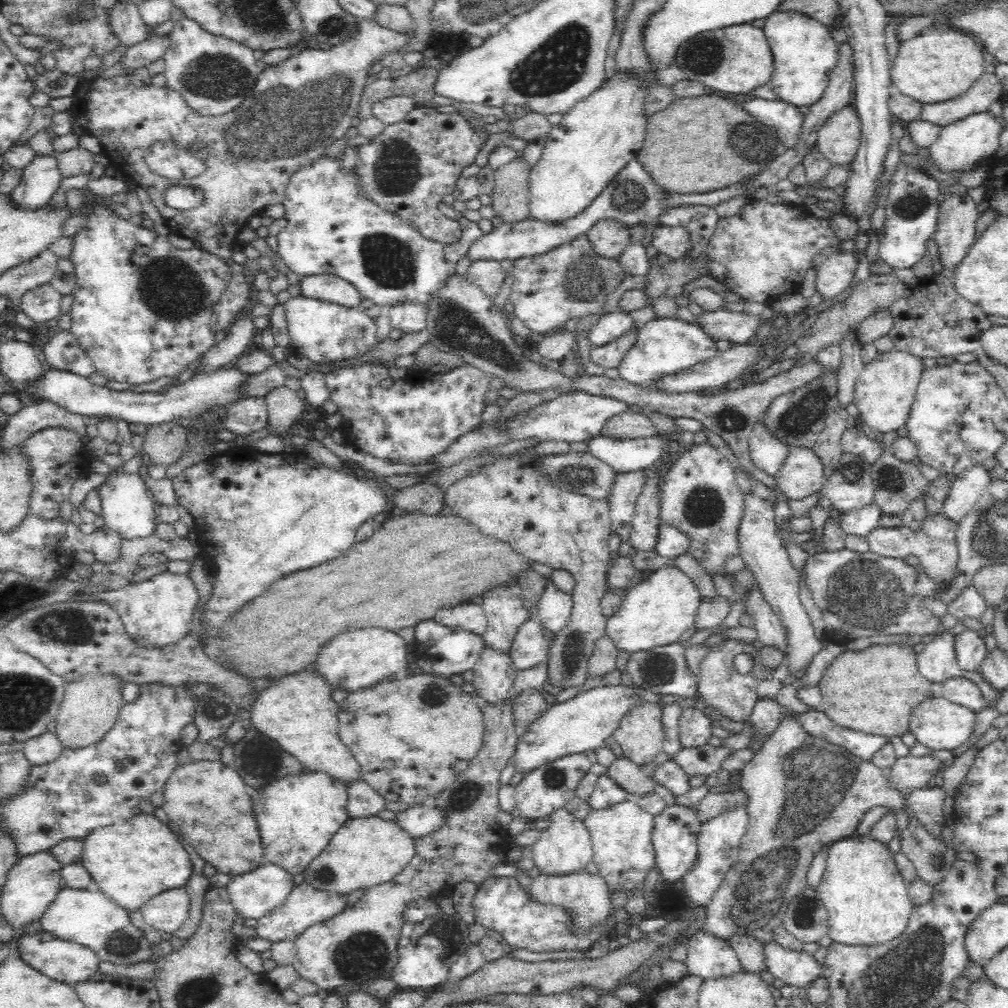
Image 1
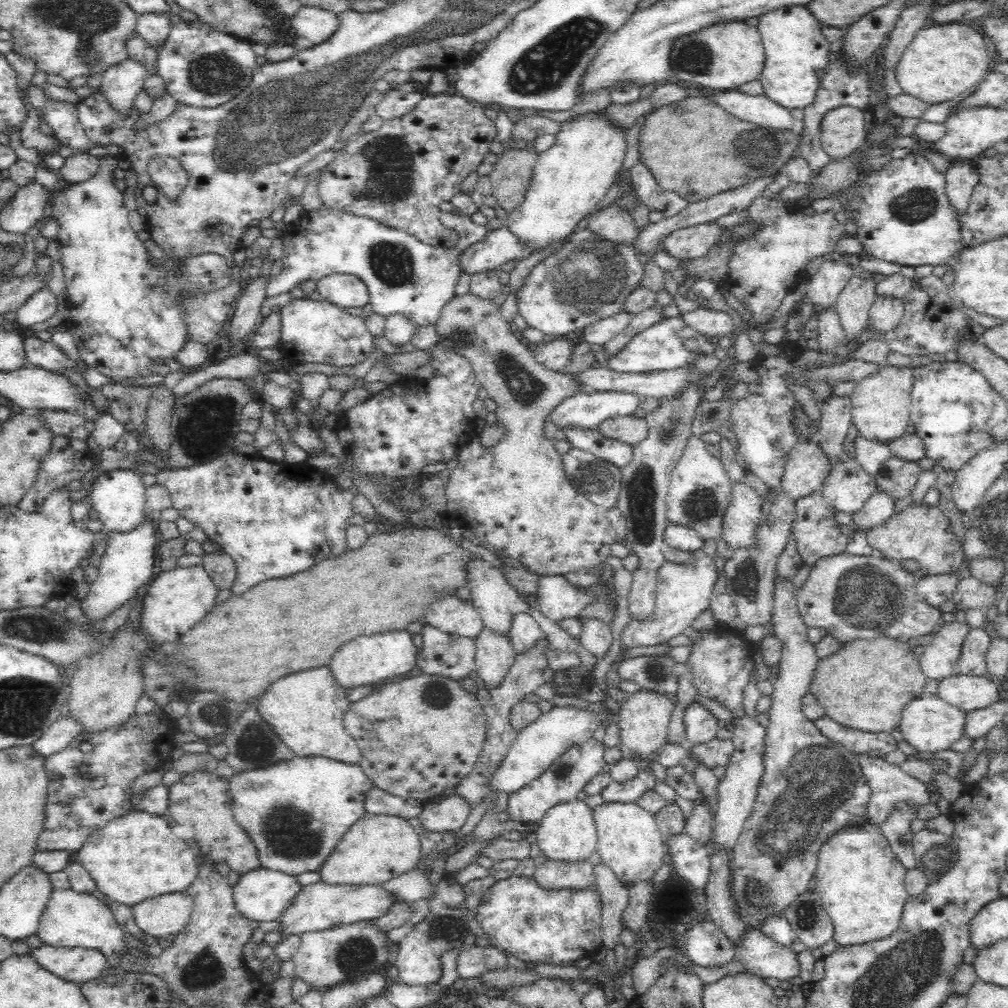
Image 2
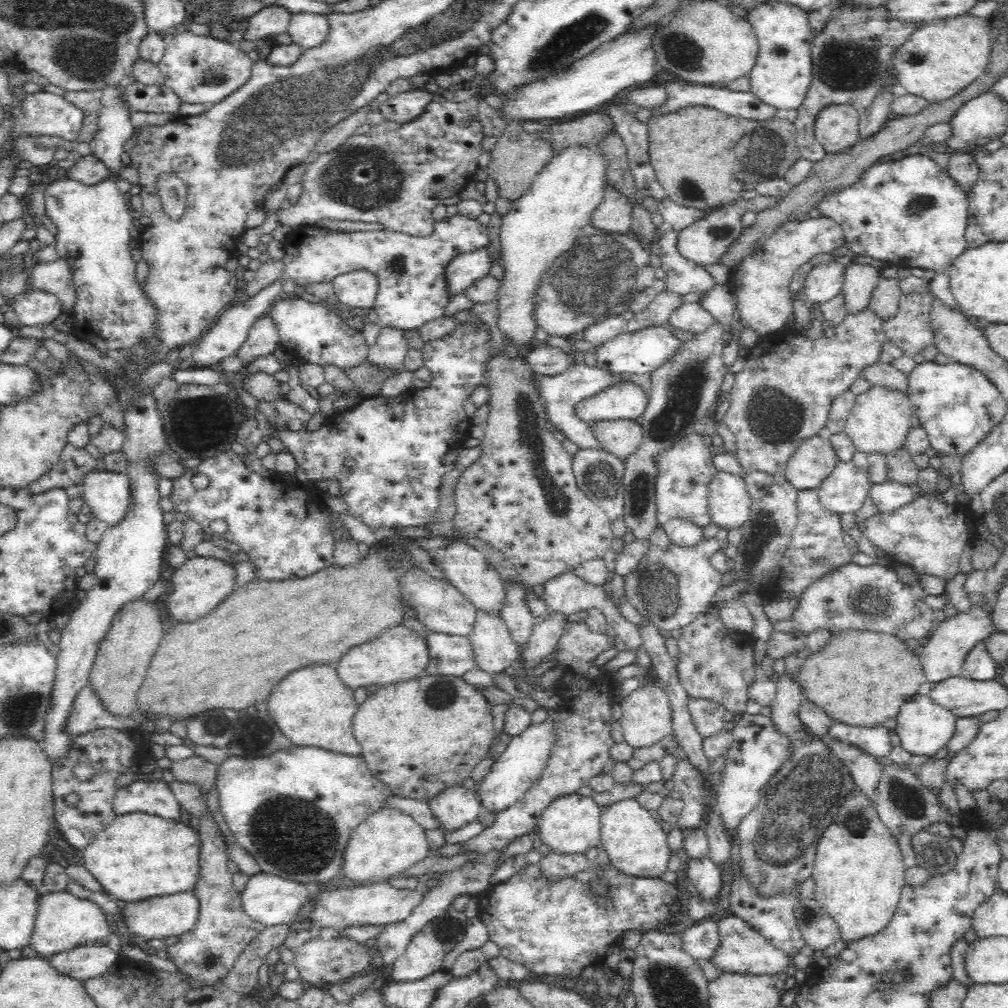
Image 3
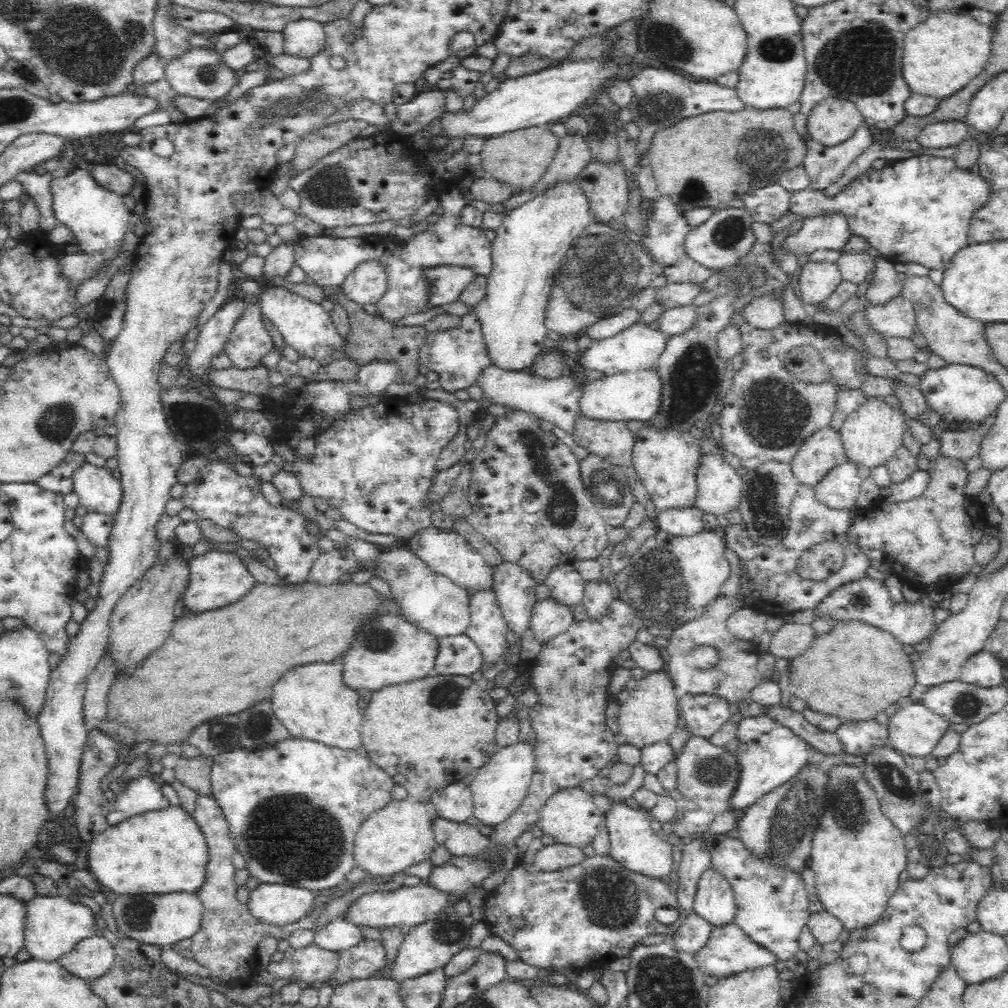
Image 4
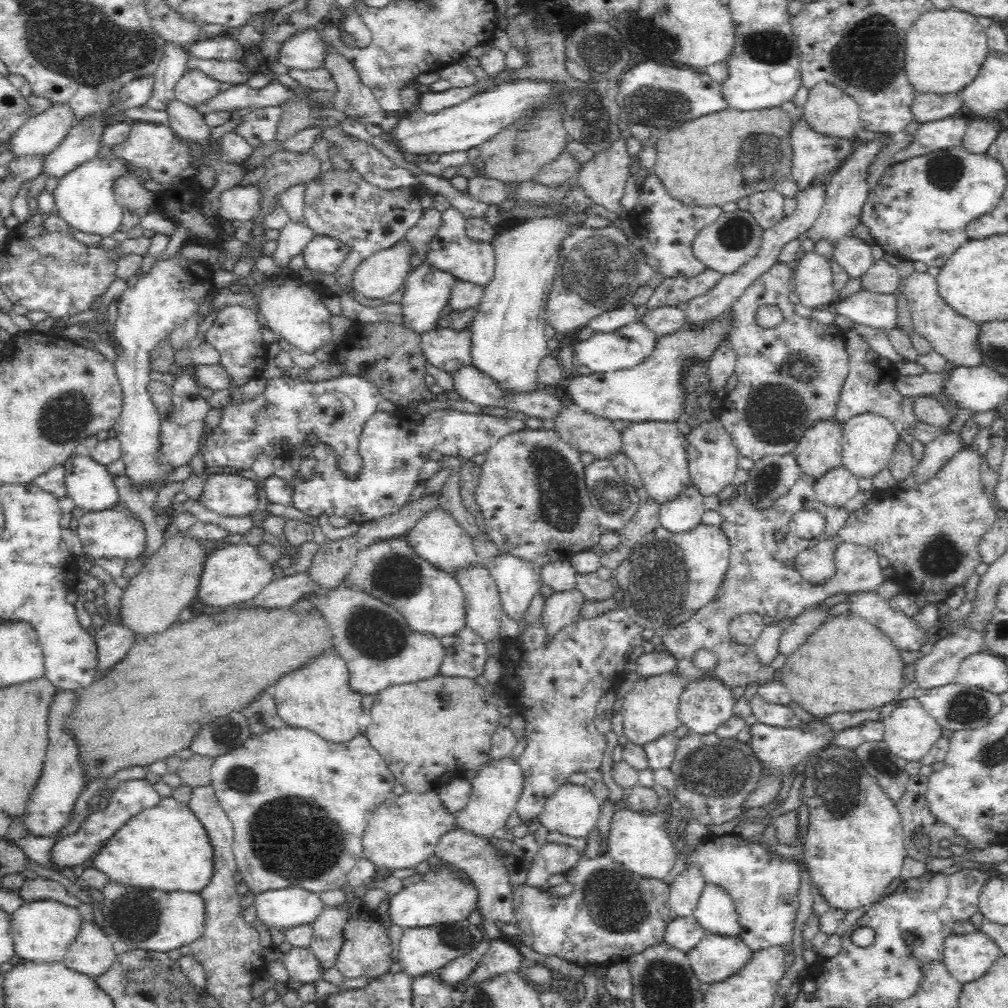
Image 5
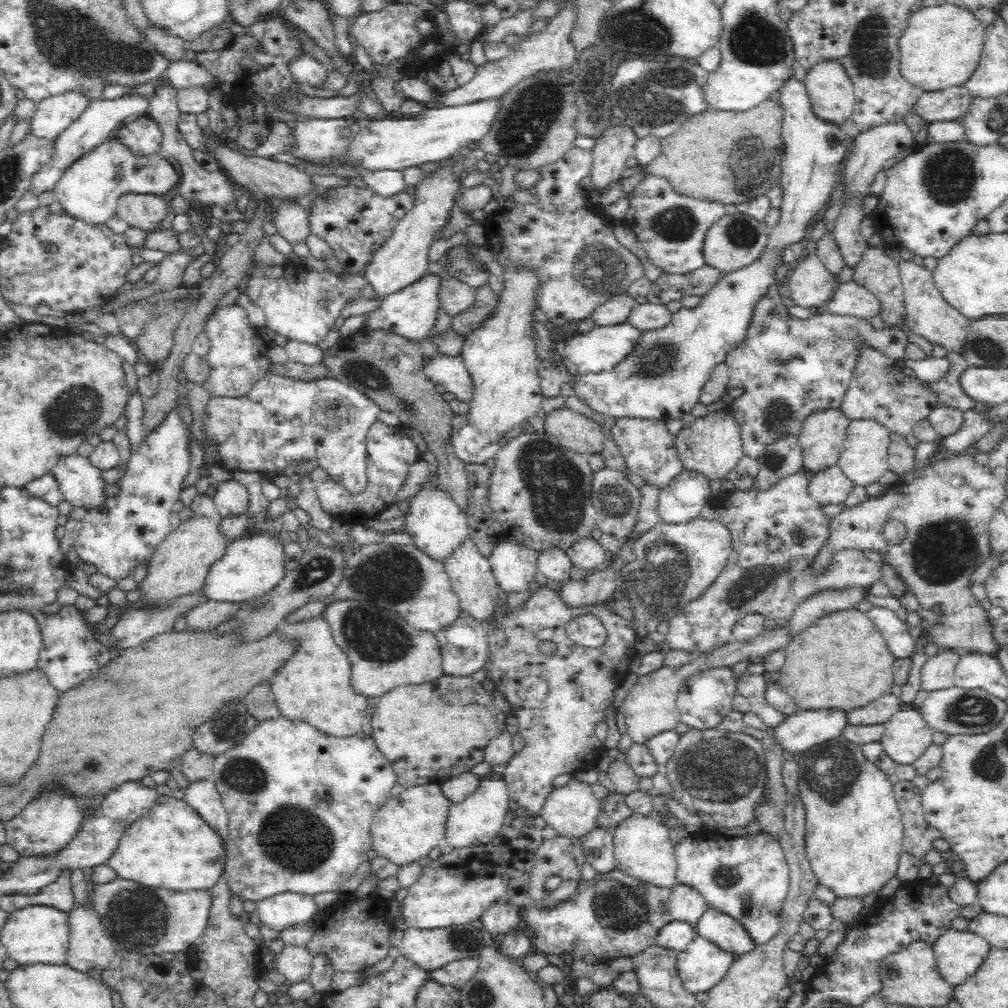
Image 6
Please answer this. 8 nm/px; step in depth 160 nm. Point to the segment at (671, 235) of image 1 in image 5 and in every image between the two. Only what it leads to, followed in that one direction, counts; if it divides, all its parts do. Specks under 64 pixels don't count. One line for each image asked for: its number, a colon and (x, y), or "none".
2: (693, 242)
3: (707, 241)
4: (719, 243)
5: (734, 239)

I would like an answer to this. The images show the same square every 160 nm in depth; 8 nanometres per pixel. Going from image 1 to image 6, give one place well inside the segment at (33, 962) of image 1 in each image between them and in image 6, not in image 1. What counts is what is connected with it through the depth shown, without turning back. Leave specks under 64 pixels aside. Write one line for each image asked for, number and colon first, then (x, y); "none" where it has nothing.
2: (77, 964)
3: (84, 962)
4: (93, 957)
5: (92, 954)
6: (90, 950)

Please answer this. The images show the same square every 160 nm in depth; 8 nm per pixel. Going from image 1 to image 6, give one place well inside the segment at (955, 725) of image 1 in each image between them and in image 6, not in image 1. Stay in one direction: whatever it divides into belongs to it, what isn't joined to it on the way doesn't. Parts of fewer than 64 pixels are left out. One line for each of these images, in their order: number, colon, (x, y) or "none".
2: (928, 724)
3: (923, 727)
4: (914, 731)
5: (909, 732)
6: (907, 736)

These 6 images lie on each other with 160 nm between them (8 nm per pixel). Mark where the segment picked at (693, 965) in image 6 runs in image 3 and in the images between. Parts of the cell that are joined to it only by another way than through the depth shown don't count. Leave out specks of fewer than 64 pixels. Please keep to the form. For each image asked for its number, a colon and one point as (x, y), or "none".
3: (740, 949)
4: (729, 951)
5: (714, 959)

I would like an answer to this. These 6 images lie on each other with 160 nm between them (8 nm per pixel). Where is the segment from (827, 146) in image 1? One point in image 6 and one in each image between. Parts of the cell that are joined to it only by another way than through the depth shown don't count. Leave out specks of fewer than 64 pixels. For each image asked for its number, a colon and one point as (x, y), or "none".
2: (843, 129)
3: (835, 126)
4: (832, 120)
5: (829, 109)
6: (832, 95)

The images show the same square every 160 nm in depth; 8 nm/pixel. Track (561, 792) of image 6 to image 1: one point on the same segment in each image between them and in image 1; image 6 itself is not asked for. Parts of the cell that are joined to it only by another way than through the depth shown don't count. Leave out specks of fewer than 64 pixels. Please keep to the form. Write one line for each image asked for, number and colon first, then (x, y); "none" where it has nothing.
1: (565, 846)
2: (567, 831)
3: (571, 823)
4: (570, 816)
5: (572, 809)

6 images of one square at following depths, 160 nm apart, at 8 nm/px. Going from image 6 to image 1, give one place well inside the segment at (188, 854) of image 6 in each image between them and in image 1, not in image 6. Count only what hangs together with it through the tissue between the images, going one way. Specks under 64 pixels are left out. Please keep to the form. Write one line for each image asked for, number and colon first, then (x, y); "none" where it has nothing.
1: (131, 861)
2: (135, 857)
3: (138, 855)
4: (160, 851)
5: (165, 846)

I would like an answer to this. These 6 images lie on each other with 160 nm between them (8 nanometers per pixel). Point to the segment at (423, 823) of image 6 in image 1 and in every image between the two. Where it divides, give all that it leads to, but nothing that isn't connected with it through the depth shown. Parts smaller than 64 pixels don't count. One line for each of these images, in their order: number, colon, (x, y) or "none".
1: (366, 851)
2: (378, 847)
3: (389, 841)
4: (399, 835)
5: (404, 830)

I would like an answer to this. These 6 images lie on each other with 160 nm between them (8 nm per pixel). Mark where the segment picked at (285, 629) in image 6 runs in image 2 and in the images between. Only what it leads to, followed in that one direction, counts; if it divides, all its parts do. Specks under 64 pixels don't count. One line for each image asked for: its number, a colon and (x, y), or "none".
2: (306, 708)
3: (312, 706)
4: (313, 702)
5: (317, 696)

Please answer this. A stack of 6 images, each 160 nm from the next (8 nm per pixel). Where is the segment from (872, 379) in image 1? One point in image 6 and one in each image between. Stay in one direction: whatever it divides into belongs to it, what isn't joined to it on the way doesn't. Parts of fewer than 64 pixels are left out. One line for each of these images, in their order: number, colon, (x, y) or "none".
2: (880, 404)
3: (879, 422)
4: (870, 436)
5: (869, 440)
6: (863, 460)

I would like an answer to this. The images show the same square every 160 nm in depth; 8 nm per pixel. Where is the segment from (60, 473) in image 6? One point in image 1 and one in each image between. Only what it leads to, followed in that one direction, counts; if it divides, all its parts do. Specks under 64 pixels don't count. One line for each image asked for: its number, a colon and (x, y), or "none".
1: (127, 505)
2: (118, 496)
3: (107, 493)
4: (97, 489)
5: (89, 484)

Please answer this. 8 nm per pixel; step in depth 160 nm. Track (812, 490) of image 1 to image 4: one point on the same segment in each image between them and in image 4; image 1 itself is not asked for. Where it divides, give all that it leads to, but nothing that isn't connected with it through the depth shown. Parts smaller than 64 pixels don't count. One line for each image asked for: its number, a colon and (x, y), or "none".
2: (808, 466)
3: (815, 459)
4: (823, 450)

